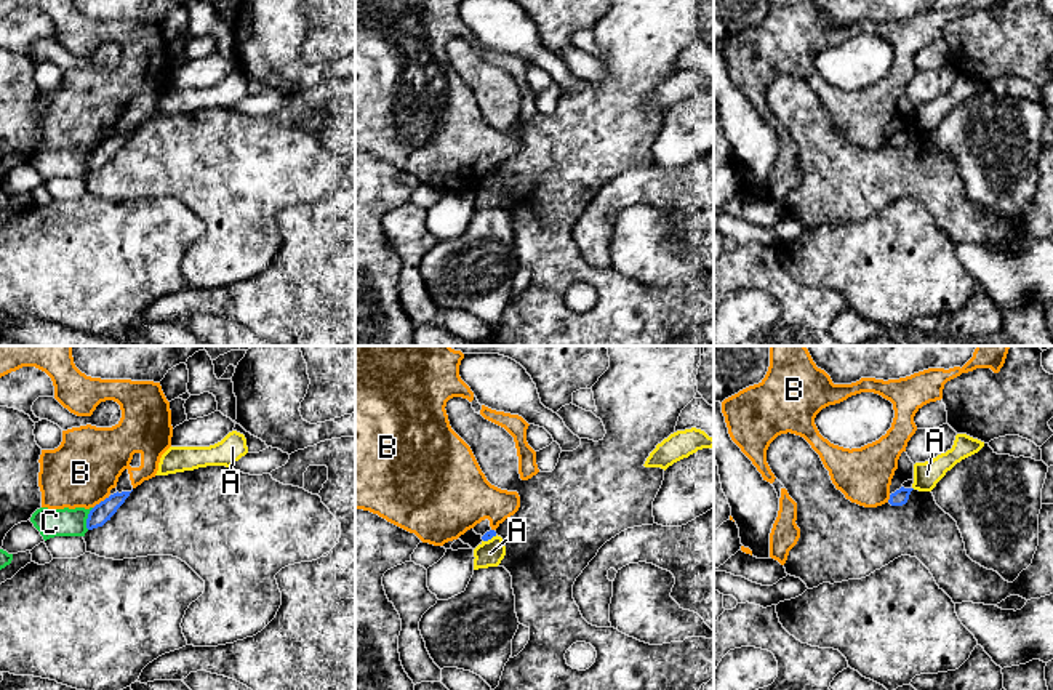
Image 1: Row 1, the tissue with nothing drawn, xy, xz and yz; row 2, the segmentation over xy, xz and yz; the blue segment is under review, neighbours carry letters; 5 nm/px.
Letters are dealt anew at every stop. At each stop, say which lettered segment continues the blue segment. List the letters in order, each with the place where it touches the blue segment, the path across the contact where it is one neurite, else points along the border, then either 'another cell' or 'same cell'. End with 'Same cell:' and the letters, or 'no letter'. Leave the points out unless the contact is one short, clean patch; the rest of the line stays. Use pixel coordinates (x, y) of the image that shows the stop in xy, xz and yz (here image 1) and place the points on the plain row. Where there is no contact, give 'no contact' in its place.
A: meets blue in xz at (490, 180); border along xz (496, 176), (484, 183); another cell
B: meets blue in xy at (101, 143); another cell
C: meets blue in xy at (87, 160); another cell
Same cell: no letter

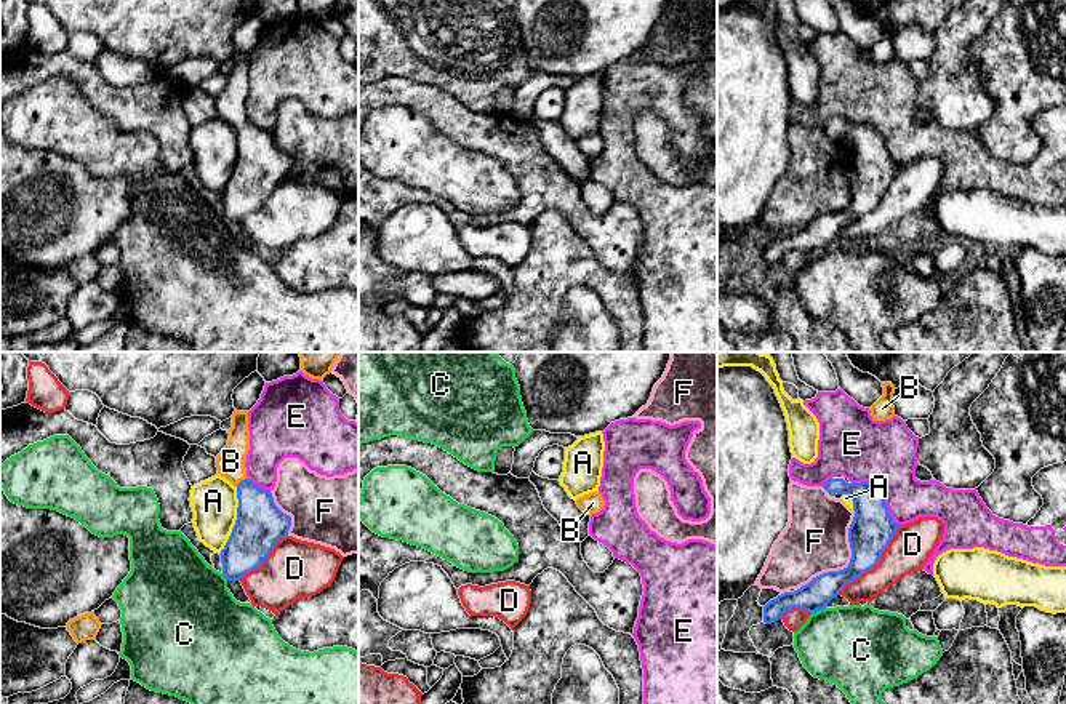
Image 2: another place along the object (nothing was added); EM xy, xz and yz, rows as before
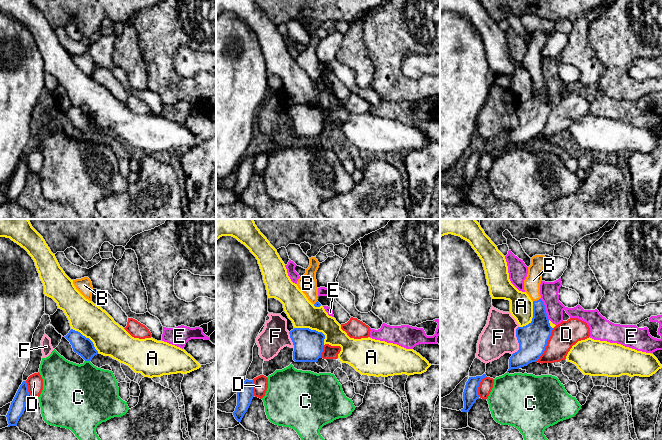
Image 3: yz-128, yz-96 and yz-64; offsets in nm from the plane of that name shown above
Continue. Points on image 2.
A: meets blue in xy at (236, 162); border along xy (237, 128), (237, 160), (220, 196); another cell
B: meets blue in xy at (242, 122); runs through xy (260, 167), (256, 148), (242, 122), (232, 111), (231, 103); same cell
C: meets blue in yz at (818, 252); border along yz (825, 248), (812, 255); another cell
D: meets blue in yz at (876, 205); another cell
E: meets blue in yz at (881, 136); another cell
F: meets blue in yz at (850, 204); another cell
Same cell: B

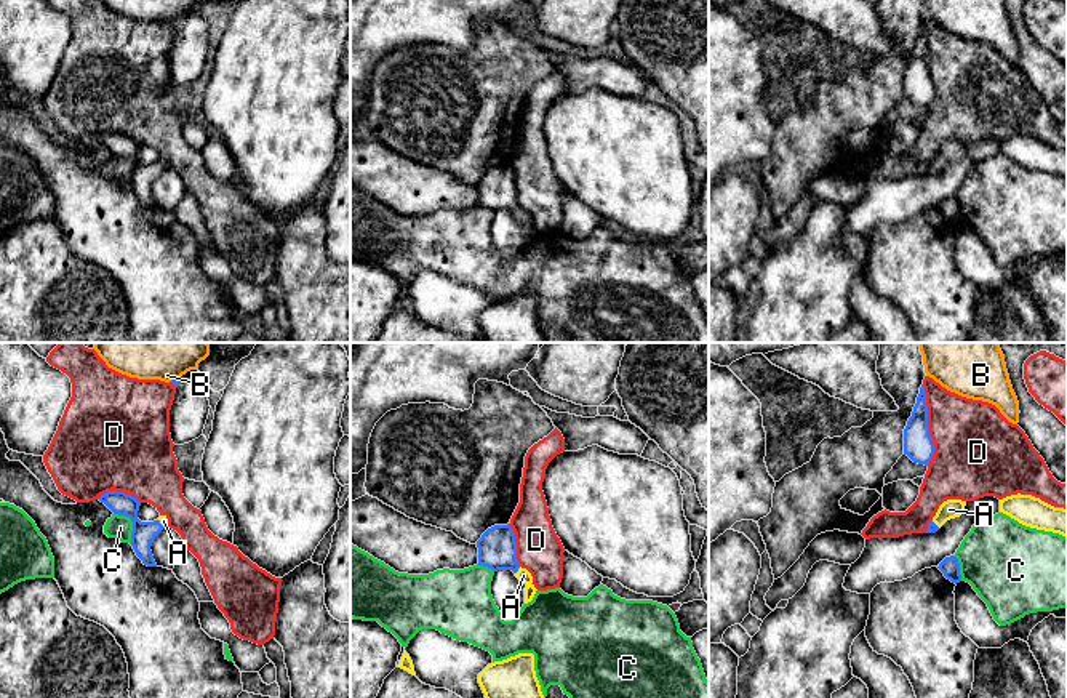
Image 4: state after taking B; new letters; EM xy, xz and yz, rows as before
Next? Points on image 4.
A: meets blue in xz at (517, 212); runs through xz (496, 189), (517, 212), (523, 216); same cell
B: meets blue in xy at (173, 20); another cell
C: meets blue in xy at (133, 165); another cell
D: meets blue in yz at (927, 66); another cell
Same cell: A

